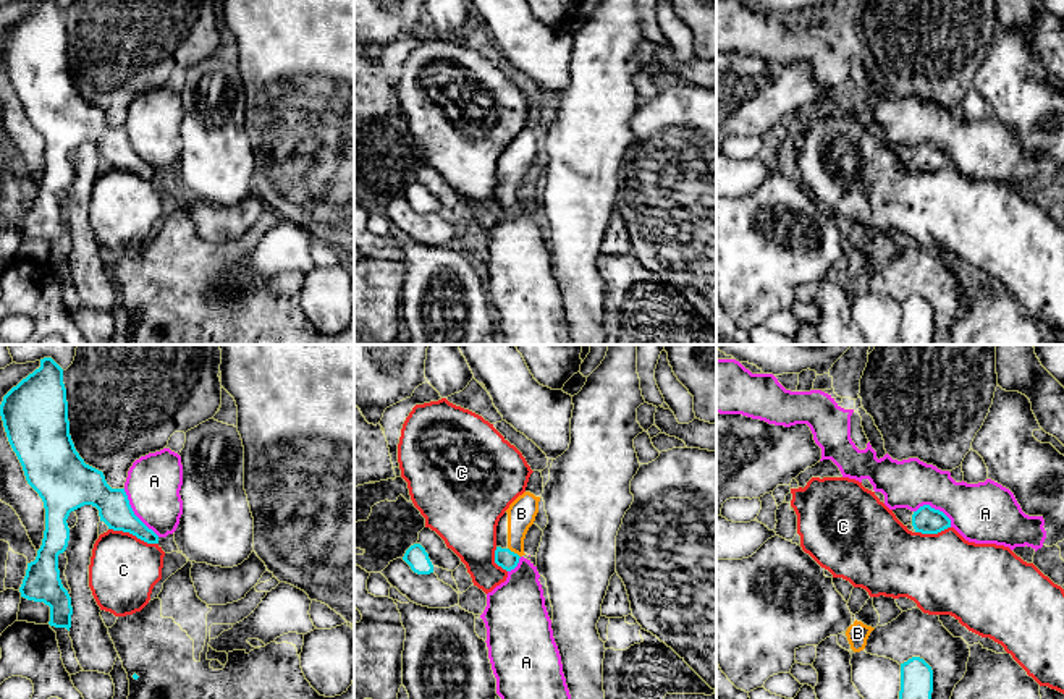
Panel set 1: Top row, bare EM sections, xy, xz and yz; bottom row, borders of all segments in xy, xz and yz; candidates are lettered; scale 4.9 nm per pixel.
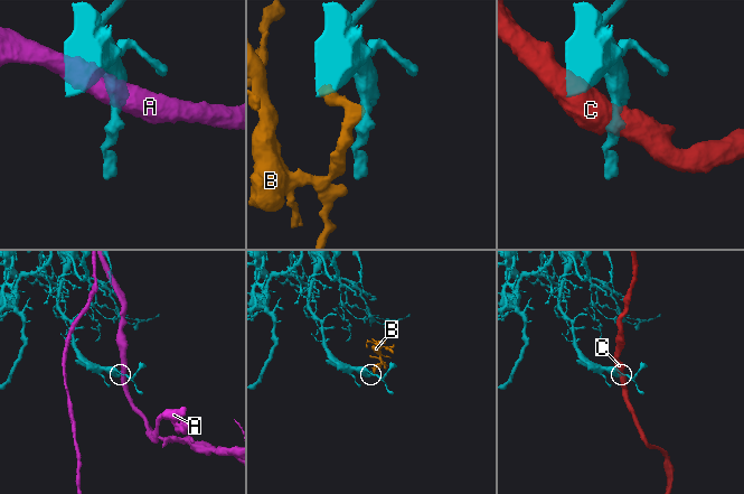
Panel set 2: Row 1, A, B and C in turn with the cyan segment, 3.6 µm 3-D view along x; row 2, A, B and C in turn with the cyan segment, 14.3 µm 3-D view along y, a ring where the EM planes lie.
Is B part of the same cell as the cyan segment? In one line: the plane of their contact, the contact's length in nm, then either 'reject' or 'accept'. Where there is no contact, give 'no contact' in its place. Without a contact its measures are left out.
meets cyan in xz; contact 80 nm long; accept

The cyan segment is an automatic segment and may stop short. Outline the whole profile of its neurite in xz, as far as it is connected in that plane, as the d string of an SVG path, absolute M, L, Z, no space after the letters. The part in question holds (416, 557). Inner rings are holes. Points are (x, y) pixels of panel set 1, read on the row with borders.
M420 544L411 545L403 560L411 566L411 570L417 574L430 574L433 573L433 565L429 558L429 553Z

